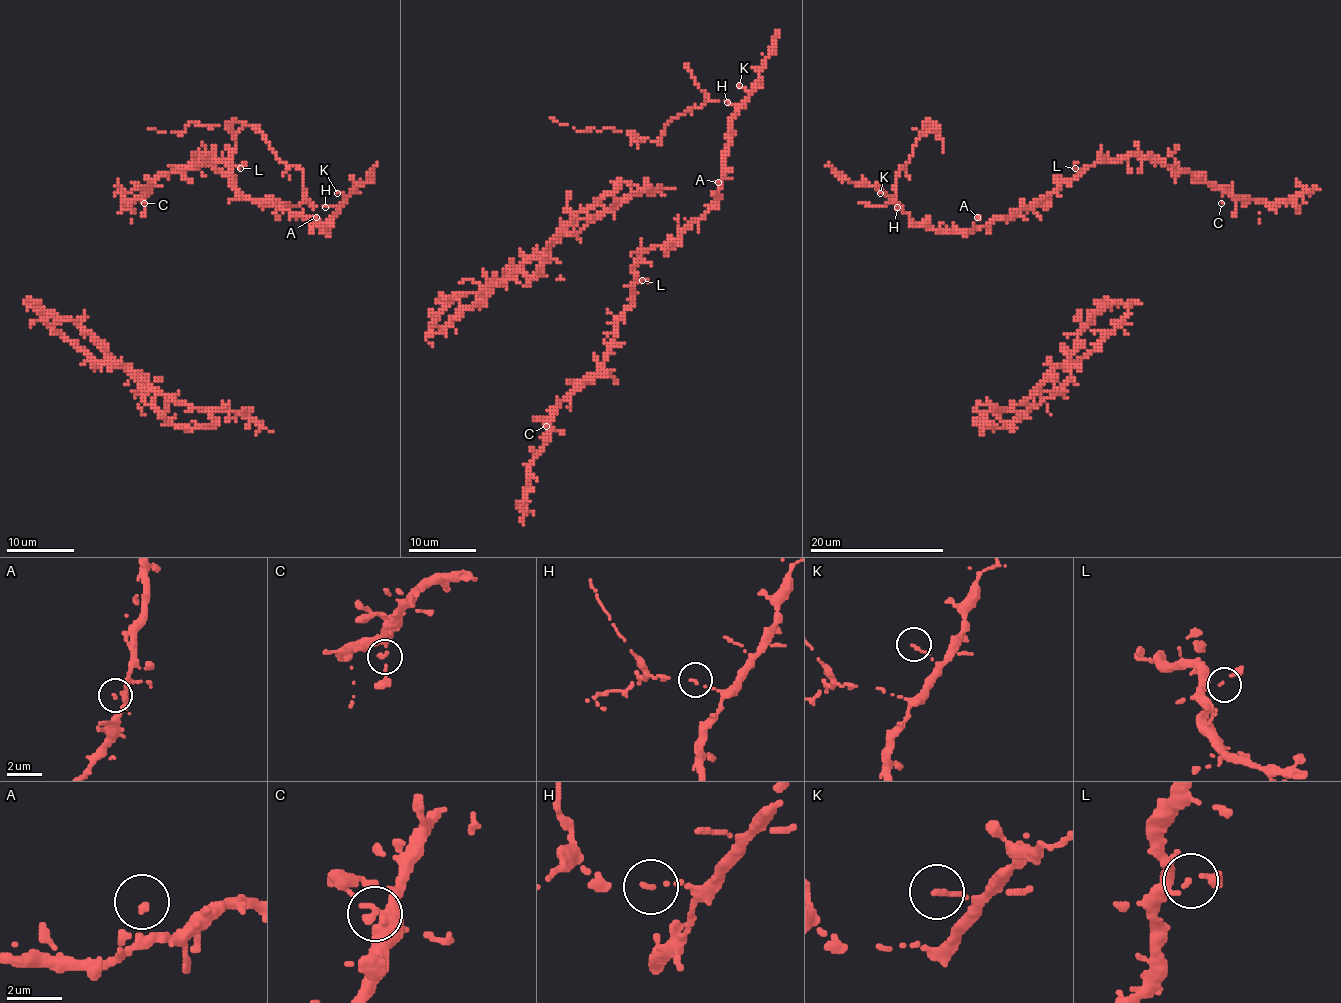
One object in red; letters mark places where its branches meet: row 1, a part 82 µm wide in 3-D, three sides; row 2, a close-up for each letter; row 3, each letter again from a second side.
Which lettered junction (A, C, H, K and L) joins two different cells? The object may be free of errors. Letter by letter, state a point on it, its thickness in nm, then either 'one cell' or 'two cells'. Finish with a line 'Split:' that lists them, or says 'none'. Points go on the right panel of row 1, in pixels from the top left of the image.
A: at (977, 217); 190 nm thick; one cell
C: at (1221, 203); 240 nm thick; one cell
H: at (897, 207); 120 nm thick; two cells
K: at (880, 193); 200 nm thick; one cell
L: at (1075, 168); 130 nm thick; one cell
Split: H

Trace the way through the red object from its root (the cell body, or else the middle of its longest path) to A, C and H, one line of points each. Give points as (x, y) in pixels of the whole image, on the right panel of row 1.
A: (1142, 156), (1088, 165), (1043, 200), (1009, 217), (998, 217), (984, 225), (977, 225), (977, 217)
C: (1142, 156), (1157, 158), (1168, 166), (1193, 172), (1223, 193), (1221, 203)
H: (1142, 156), (1088, 165), (1043, 200), (967, 232), (919, 225), (902, 207), (897, 207)

